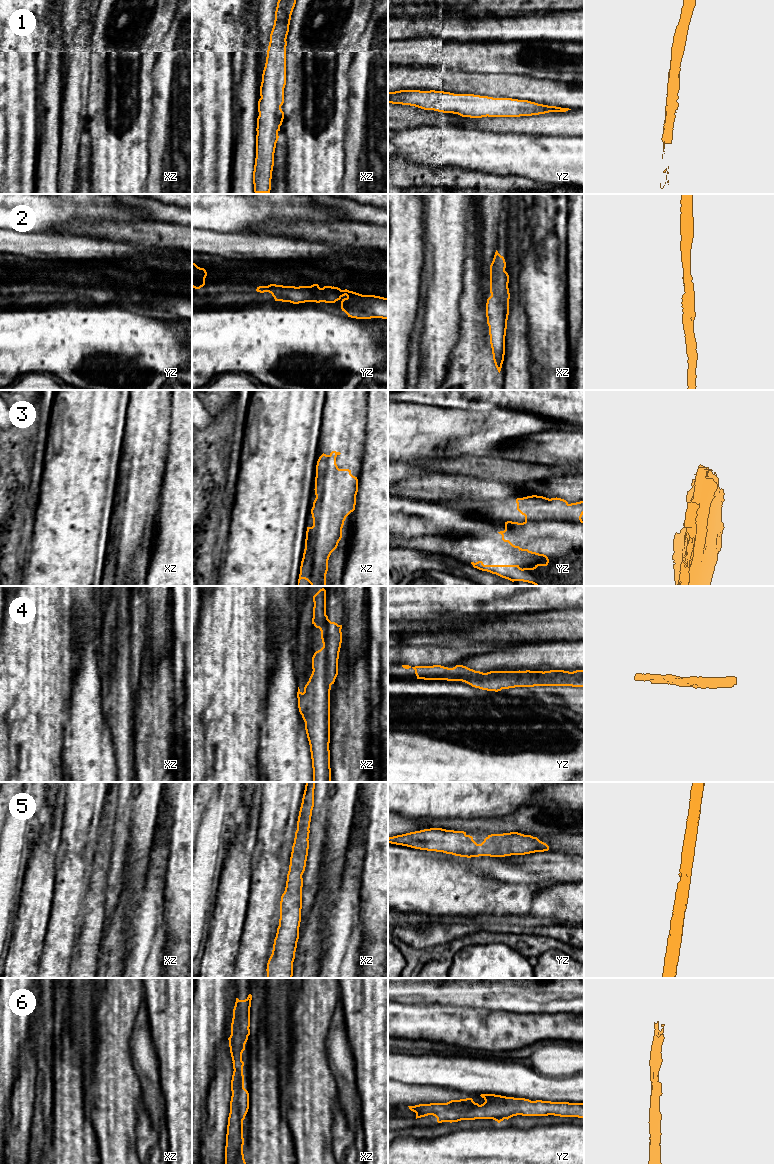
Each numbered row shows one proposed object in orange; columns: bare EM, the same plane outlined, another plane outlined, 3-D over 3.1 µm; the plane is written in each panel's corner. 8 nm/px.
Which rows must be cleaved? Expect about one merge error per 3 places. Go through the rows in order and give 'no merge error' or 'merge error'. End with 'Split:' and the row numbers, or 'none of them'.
1: no merge error
2: no merge error
3: merge error
4: no merge error
5: no merge error
6: no merge error
Split: 3

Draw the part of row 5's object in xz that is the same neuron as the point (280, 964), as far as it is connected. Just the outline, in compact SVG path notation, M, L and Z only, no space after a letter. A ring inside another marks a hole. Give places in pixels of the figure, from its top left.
M306 782L299 811L297 830L290 857L285 891L280 901L280 919L272 954L267 963L267 978L292 978L293 962L302 909L302 875L309 849L309 833L314 807L315 782Z

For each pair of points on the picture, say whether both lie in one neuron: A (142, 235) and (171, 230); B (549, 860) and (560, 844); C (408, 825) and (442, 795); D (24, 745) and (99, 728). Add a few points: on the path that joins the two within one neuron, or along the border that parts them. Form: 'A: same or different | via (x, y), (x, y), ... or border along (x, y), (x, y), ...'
A: same | via (149, 233), (164, 233)
B: different | border along (549, 849), (573, 855)
C: different | border along (398, 813), (418, 818)
D: different | border along (68, 713), (68, 719), (63, 728), (61, 759)

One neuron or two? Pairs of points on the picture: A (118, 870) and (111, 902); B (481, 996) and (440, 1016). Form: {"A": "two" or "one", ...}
{"A": "one", "B": "two"}

